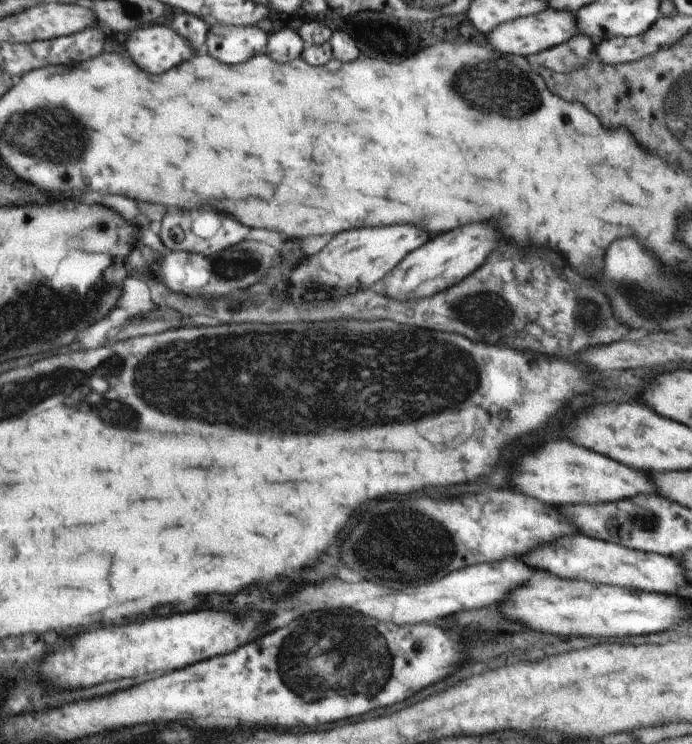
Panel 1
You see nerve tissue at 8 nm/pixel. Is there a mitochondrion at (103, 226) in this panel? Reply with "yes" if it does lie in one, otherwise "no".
no

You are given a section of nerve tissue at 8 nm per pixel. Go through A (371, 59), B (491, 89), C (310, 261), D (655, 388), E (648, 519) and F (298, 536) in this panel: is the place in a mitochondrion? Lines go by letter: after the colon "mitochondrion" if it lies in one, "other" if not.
A: other
B: mitochondrion
C: other
D: other
E: mitochondrion
F: other

